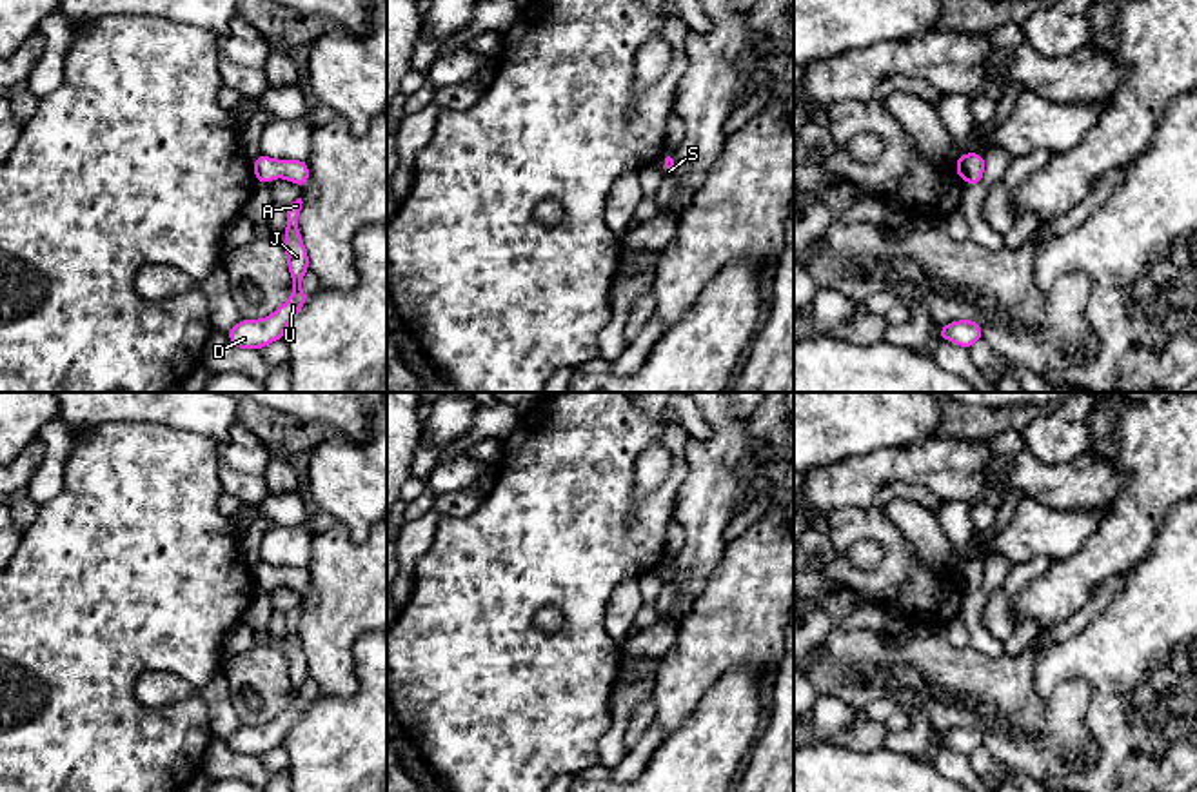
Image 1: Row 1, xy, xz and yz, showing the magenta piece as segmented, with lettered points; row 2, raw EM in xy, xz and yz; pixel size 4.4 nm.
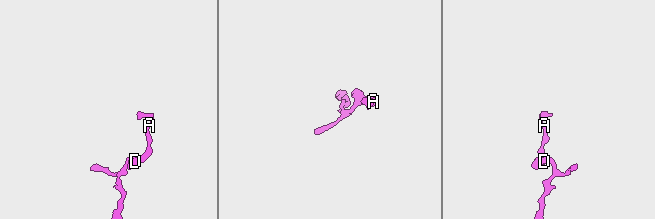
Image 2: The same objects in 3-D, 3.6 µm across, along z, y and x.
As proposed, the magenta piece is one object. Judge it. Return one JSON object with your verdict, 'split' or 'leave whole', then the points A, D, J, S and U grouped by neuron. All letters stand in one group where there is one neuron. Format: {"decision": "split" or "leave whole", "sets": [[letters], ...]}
{"decision": "leave whole", "sets": [["A", "D", "J", "S", "U"]]}

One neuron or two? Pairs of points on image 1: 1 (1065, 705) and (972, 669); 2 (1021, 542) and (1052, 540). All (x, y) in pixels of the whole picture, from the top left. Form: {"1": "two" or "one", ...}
{"1": "one", "2": "one"}

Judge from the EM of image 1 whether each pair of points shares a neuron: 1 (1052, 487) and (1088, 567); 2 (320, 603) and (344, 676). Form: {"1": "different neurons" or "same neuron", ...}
{"1": "different neurons", "2": "same neuron"}

